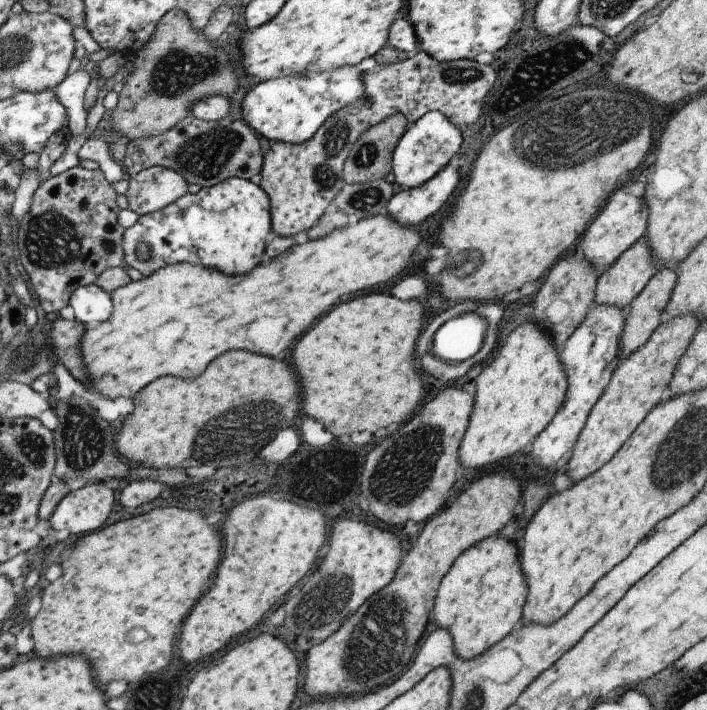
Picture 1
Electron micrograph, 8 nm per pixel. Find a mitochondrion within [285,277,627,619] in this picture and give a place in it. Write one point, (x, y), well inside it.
(398, 474)

